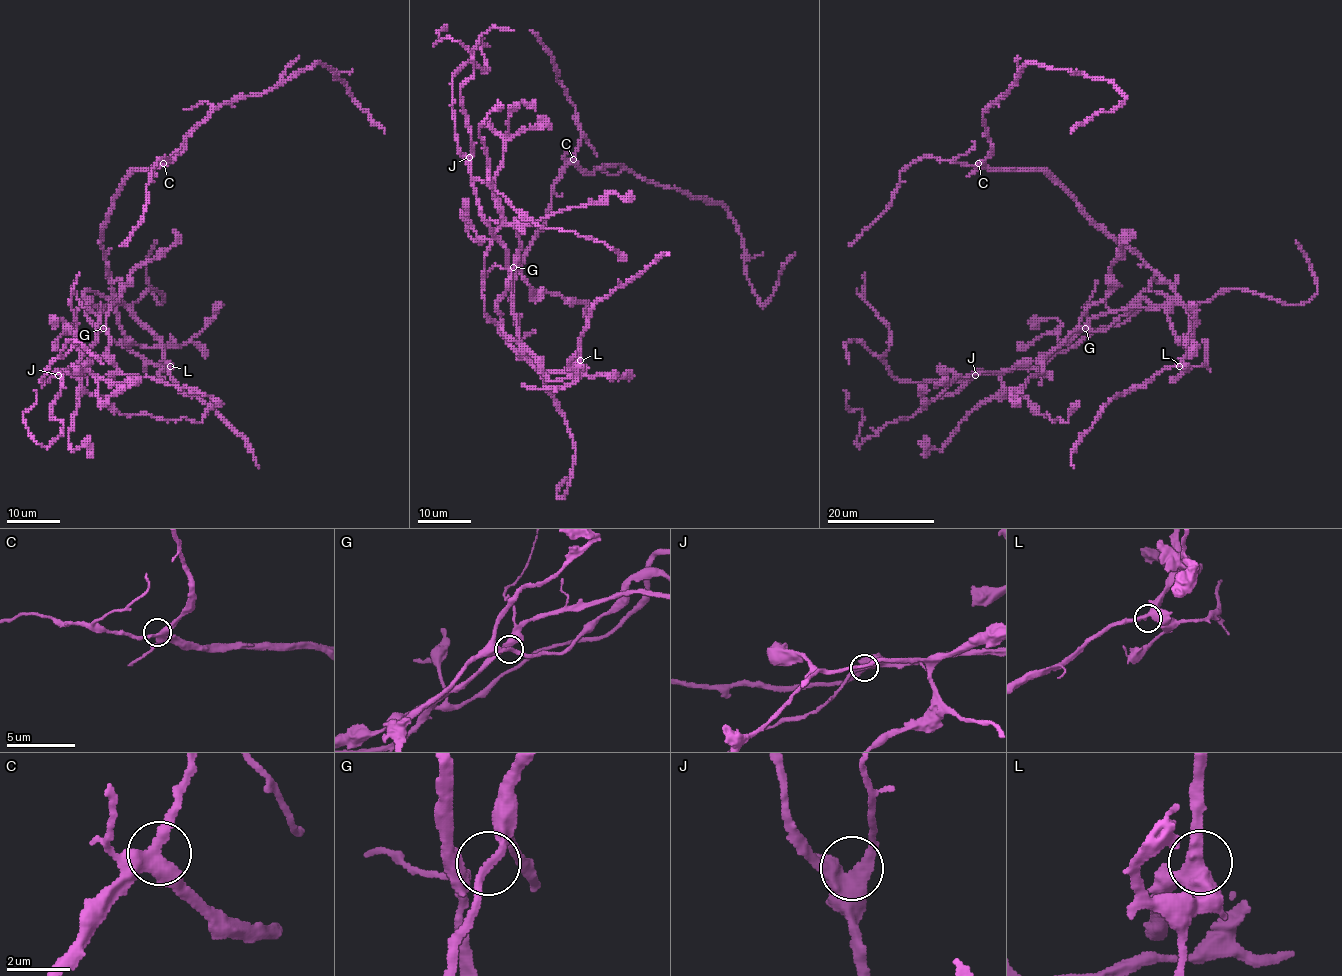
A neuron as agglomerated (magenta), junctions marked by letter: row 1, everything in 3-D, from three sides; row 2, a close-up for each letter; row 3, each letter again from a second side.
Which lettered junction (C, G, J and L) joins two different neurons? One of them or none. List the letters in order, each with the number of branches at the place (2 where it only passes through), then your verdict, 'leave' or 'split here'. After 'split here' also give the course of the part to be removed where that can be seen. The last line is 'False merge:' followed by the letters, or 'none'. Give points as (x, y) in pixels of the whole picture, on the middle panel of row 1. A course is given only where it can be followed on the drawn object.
C: 3 | leave
G: 3 | leave
J: 3 | leave
L: 3 | leave
False merge: none

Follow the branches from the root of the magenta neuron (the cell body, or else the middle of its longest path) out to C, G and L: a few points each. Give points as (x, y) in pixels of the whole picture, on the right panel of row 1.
C: (1112, 236), (1104, 232), (1062, 188), (1041, 170), (989, 170), (978, 163)
G: (1112, 236), (1137, 253), (1176, 296), (1161, 308), (1145, 300), (1135, 300), (1108, 328), (1096, 331), (1085, 328)
L: (1112, 236), (1137, 253), (1187, 308), (1189, 347), (1179, 366)

